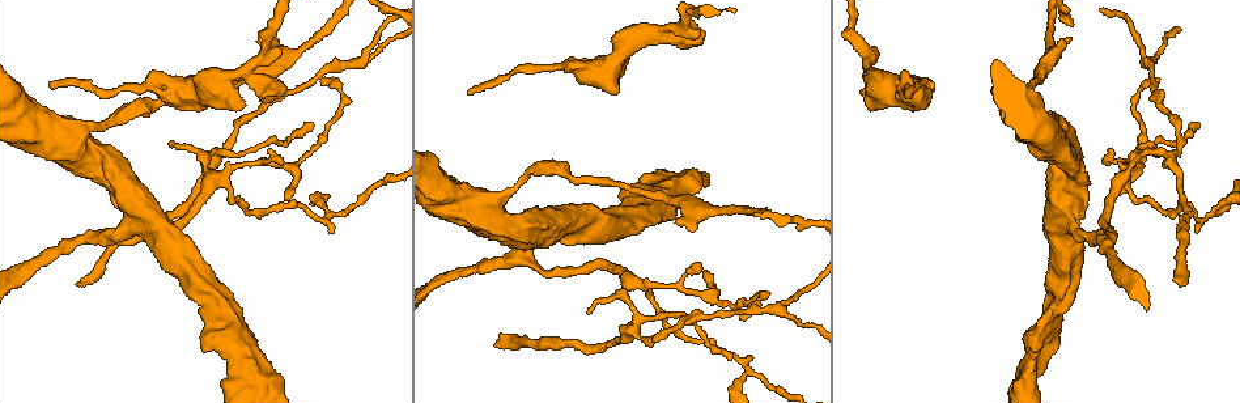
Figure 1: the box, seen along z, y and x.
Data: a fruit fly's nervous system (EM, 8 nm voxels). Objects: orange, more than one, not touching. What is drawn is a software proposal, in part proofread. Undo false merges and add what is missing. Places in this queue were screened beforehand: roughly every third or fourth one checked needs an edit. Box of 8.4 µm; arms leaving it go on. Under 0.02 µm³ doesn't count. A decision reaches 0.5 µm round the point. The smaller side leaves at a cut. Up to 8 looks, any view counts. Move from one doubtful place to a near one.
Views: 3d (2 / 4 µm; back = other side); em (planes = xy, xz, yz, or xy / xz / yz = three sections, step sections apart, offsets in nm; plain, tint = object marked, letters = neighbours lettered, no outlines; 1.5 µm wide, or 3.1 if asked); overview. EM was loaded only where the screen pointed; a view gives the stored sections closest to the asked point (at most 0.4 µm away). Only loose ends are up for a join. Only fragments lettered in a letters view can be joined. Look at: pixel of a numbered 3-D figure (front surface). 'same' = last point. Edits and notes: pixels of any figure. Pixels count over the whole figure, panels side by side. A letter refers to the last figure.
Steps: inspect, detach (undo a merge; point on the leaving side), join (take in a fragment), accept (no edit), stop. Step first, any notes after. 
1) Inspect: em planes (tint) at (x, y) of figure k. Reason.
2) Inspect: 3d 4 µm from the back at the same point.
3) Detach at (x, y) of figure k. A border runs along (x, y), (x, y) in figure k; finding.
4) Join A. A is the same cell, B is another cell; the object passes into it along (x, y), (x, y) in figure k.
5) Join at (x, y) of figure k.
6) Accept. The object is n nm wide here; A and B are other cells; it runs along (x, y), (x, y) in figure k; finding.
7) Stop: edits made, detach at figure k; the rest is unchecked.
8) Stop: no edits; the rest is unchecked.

Inspect: em yz step 4 (tint) at (125, 90) of figure 1. Calibre changes.

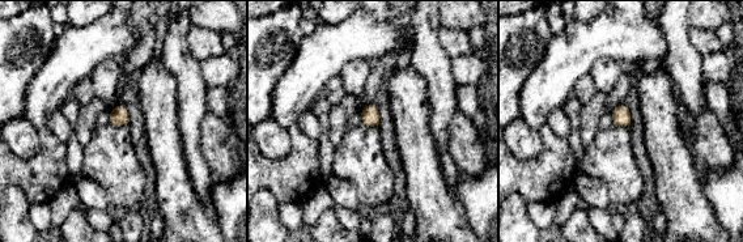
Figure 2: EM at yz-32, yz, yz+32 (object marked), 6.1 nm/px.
Inspect: em planes (letters) at the same point.

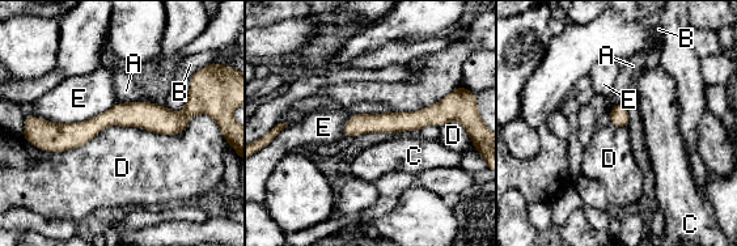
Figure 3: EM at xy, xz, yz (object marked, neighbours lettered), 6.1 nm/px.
Accept. A, B, C, D and E are other cells; a border runs along (174, 135), (30, 143) in figure 3; continuous, no second cell.

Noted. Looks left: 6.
Inspect: 3d 2 µm from the back at (243, 103) of figure 1. An open end.

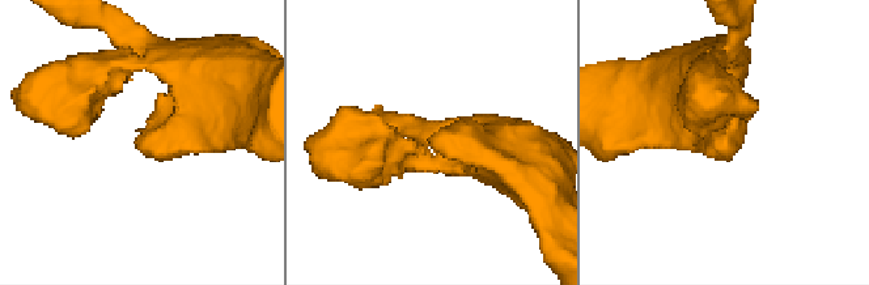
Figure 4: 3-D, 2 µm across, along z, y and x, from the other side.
Inspect: em planes (letters) at (431, 138) of figure 4.

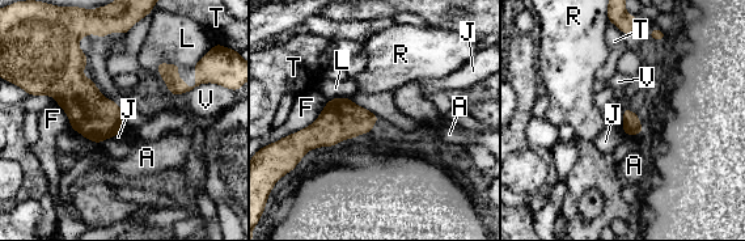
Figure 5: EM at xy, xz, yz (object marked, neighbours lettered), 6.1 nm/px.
Accept. A, F, J, L, R, T and V are other cells; a border runs along (123, 129), (114, 136) in figure 5; no lettered fragment goes on from it.

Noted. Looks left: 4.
Inspect: em xy step 8 (tint) at (636, 331) of figure 1. Three arms meet.

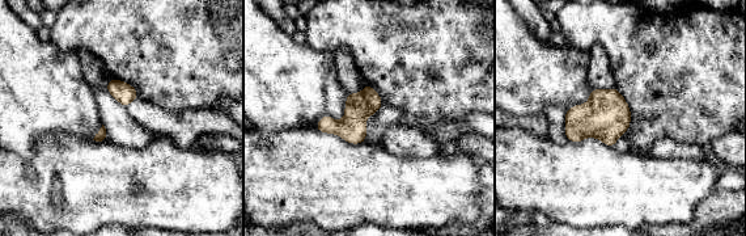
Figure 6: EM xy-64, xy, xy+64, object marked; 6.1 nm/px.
Inspect: em planes (tint) at the same point. Another direction.

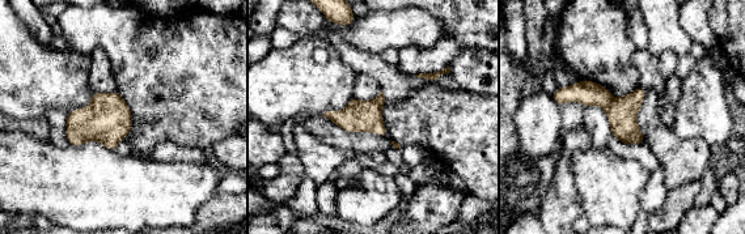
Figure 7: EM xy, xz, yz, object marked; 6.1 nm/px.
Inspect: em planes (letters) at the same point.

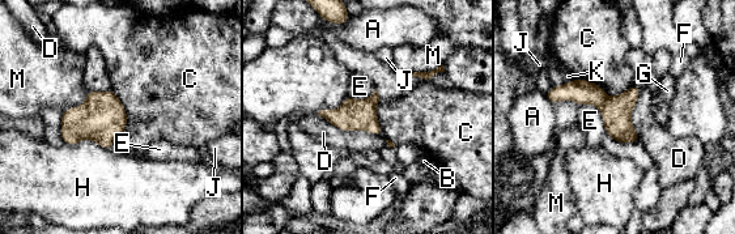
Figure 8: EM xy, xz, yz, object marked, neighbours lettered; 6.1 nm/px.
Detach at (616, 111) of figure 8. A, B, C, D, E, F, G, H, J, K and M are other cells; a border runs along (607, 96), (599, 109) in figure 8; a second cell is stuck on.

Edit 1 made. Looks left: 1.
Stop: edits made, detach at figure 8; the rest is unchecked.

